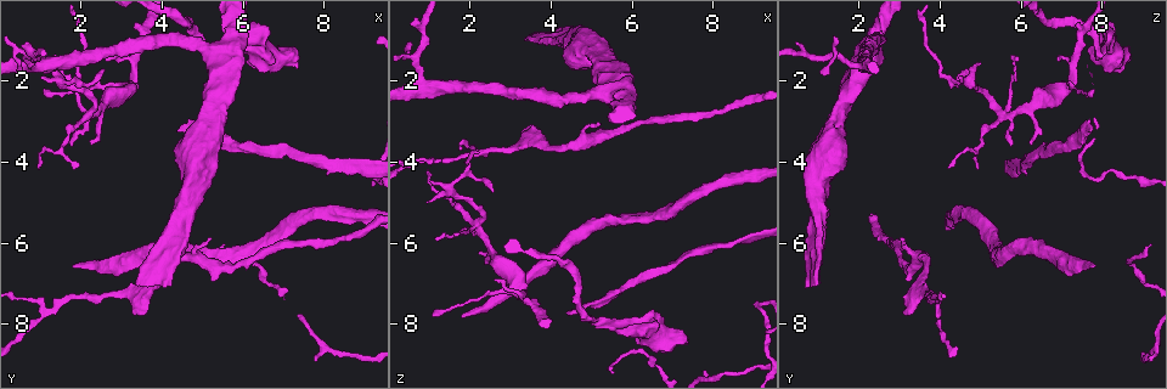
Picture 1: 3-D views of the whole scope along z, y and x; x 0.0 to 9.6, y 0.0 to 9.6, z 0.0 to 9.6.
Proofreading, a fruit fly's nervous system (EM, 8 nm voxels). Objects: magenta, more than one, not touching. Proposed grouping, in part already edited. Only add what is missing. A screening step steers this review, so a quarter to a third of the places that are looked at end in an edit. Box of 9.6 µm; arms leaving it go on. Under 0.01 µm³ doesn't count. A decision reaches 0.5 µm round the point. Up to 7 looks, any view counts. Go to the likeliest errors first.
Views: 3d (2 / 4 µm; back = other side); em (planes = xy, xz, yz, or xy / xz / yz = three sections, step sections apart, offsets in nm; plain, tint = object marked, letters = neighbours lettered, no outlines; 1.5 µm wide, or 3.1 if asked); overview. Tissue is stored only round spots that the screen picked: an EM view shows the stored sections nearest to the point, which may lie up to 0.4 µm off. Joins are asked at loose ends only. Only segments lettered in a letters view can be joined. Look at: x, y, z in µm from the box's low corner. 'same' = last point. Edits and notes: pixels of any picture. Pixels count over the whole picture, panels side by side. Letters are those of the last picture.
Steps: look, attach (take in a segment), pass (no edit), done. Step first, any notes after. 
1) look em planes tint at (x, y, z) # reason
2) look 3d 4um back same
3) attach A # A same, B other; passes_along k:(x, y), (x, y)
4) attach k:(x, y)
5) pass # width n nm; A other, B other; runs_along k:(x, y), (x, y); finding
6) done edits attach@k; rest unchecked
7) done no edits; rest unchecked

look 3d 2um at (7.35, 1.60, 8.45) # branch stops here

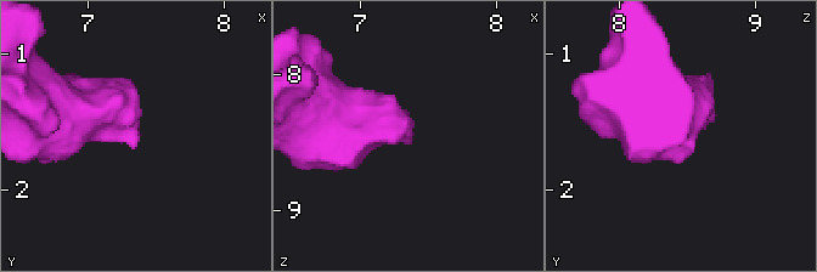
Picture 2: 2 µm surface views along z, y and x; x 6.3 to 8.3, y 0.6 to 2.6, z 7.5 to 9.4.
look em planes letters at (7.34, 1.66, 8.46) # shape alone is not enough

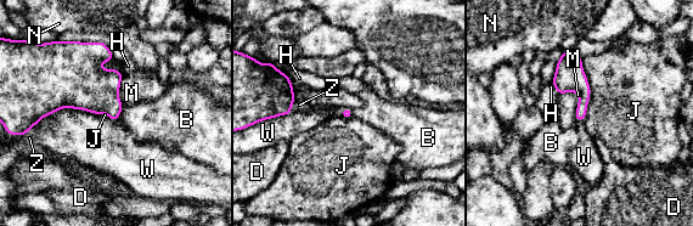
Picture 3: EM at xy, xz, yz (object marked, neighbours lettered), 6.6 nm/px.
pass # longest_contact W 460 nm; B other, D other, H other, J other, M other, N other, W other, Z other; none of them fits

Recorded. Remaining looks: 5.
look em xz step 8 letters at (1.10, 1.50, 5.85) # branch stops here

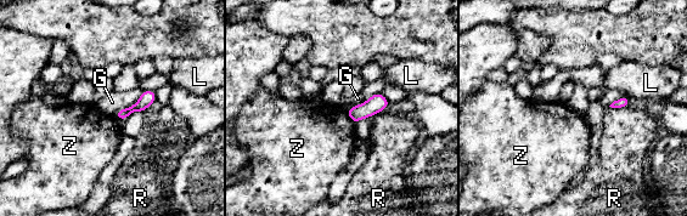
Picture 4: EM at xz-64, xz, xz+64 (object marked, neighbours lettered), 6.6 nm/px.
pass # G other, L other, R other, Z other; runs_along 4:(152, 94), (140, 106), (119, 114); none of them fits

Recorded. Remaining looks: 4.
look em xz step 8 plain at (5.20, 5.90, 3.10) # an open end

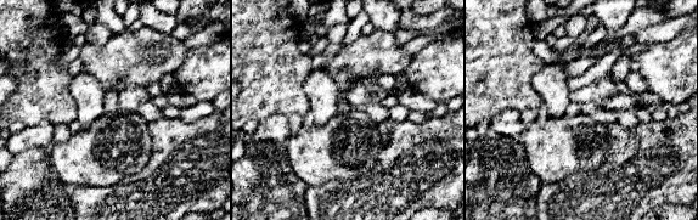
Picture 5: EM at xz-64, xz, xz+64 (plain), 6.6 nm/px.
look em xz step 8 letters same

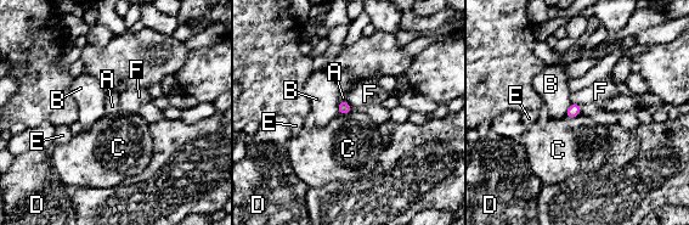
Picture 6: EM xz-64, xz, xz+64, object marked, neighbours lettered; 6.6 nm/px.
pass # longest_contact B 120 nm; A other, B other, C other, D other, E other, F other; none of them fits

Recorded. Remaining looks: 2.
done no edits; rest unchecked

